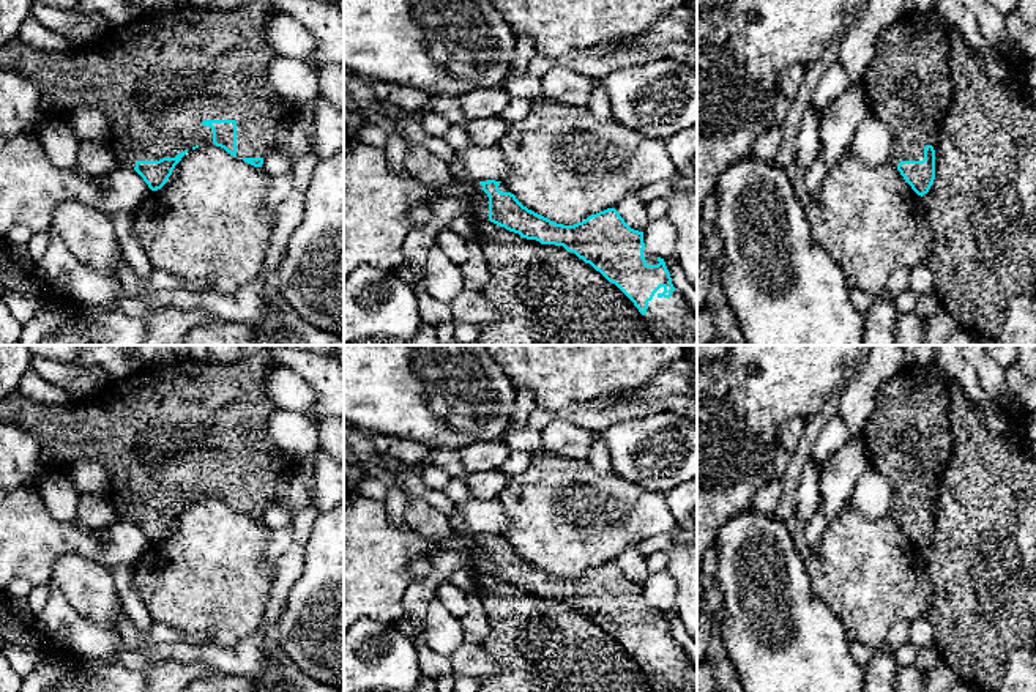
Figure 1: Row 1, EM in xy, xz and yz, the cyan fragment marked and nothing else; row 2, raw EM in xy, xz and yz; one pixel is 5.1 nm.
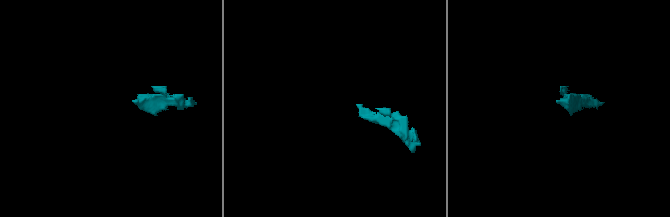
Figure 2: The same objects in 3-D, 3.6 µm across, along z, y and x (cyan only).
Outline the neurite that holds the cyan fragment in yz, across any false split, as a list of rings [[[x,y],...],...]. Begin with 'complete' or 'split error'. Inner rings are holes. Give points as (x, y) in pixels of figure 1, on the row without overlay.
split error | [[[937,361],[927,366],[902,366],[878,386],[874,411],[864,426],[869,465],[893,487],[889,515],[921,550],[935,533],[937,497],[943,493],[943,478],[949,474],[949,459],[956,456],[949,402],[957,388],[960,385]]]

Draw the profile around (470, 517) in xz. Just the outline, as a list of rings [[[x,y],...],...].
[[[470,498],[456,503],[456,509],[448,519],[454,533],[465,536],[501,534],[509,525],[498,500]]]

